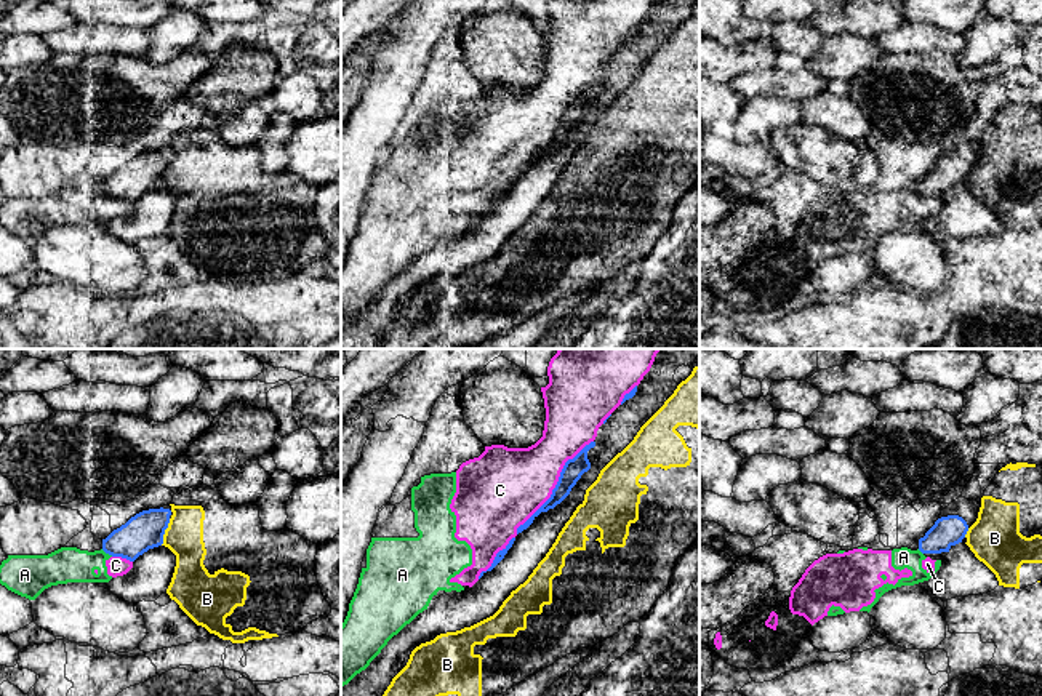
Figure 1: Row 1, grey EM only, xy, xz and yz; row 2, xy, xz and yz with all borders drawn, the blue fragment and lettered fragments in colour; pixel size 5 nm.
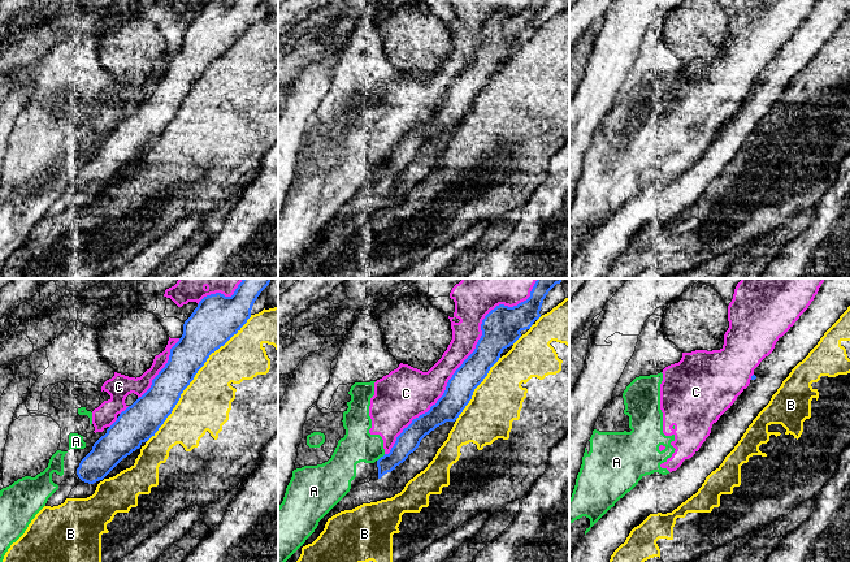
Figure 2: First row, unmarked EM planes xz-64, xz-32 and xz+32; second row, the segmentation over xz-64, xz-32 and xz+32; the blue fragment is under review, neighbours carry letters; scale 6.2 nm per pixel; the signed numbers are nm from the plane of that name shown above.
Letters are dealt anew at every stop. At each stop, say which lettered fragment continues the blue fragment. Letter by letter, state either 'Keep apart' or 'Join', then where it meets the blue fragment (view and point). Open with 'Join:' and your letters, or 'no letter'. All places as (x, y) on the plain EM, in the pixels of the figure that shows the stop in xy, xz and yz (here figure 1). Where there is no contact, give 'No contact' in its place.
Join: no letter
A: Keep apart. Touches blue at xy (108, 194)
B: Keep apart. Touches blue at xy (164, 173)
C: Keep apart. Touches blue at xz (556, 127)

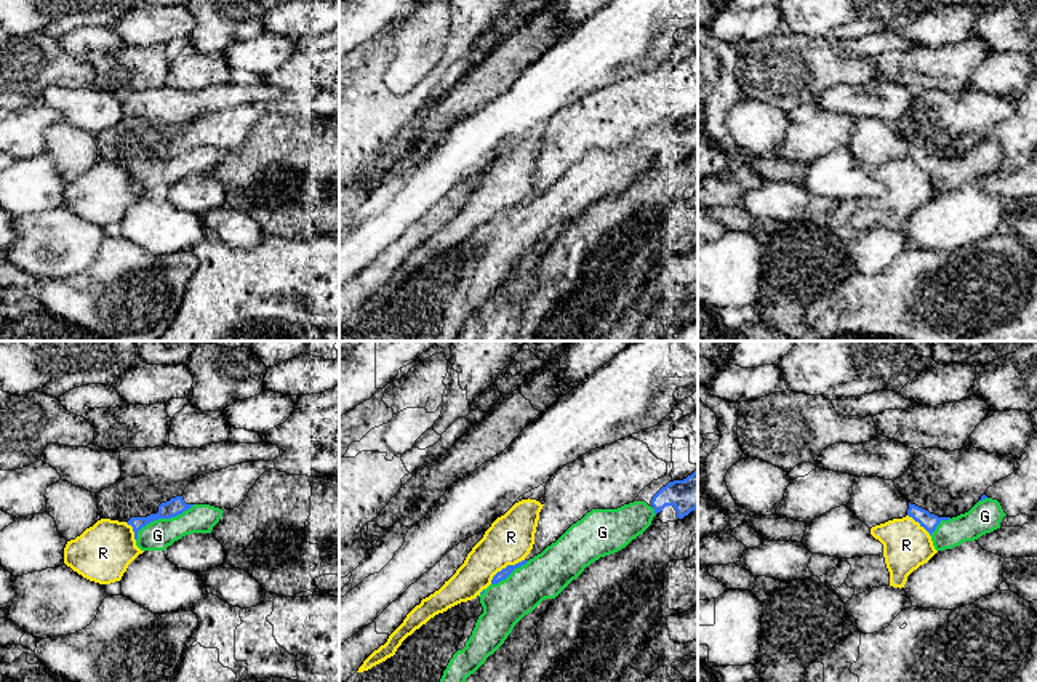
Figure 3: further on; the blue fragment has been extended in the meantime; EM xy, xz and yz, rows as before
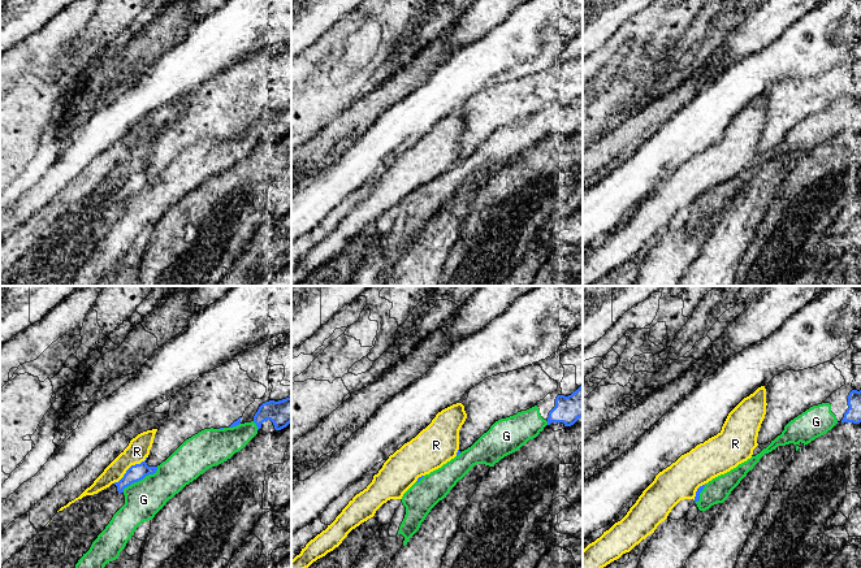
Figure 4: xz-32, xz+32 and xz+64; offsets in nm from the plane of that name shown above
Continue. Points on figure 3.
Join: G
G: Join. Touches blue at xy (162, 159)
R: Keep apart. Touches blue at xz (506, 208)

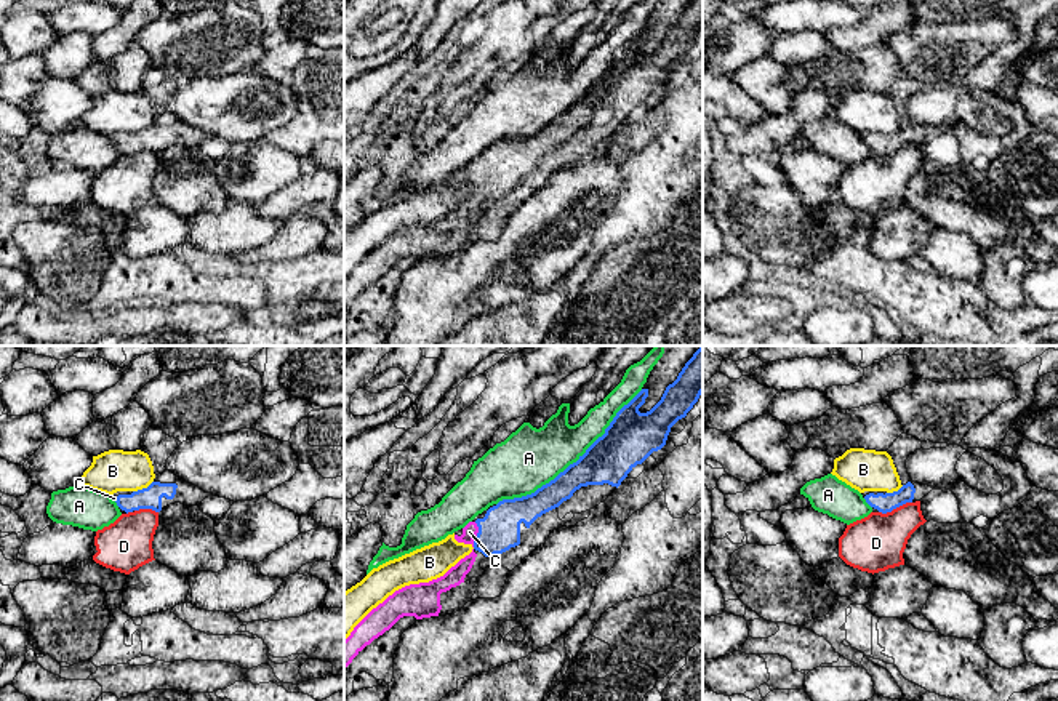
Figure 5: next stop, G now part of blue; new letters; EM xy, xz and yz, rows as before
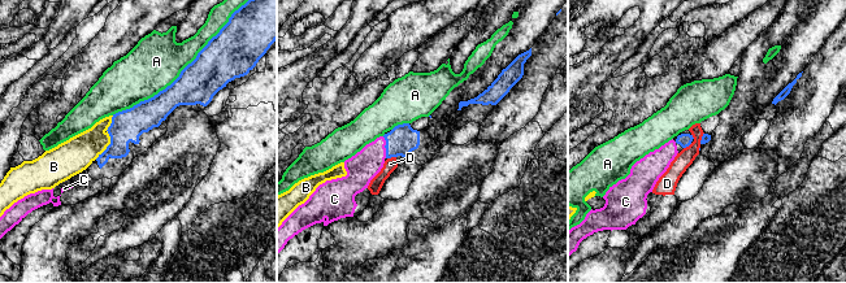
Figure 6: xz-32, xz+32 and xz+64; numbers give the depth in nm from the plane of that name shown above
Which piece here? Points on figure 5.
Join: C
A: Keep apart. Touches blue at xz (573, 104)
B: Keep apart. Touches blue at xy (143, 130)
C: Join. Touches blue at xz (477, 176)
D: Keep apart. Touches blue at yz (895, 149)

